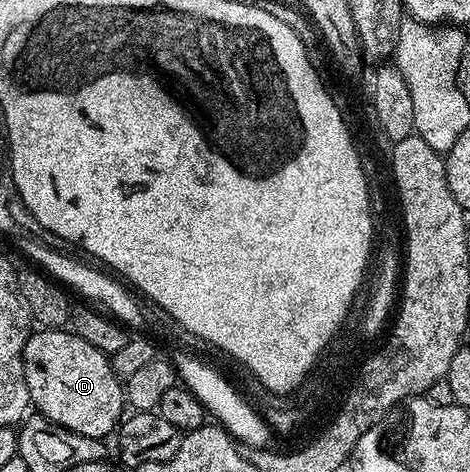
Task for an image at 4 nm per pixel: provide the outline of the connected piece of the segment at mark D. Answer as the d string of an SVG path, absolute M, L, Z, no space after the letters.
M39 328L36 331L36 334L35 331L28 333L23 349L25 384L34 409L72 434L80 434L83 438L106 439L106 434L116 429L117 423L125 414L125 386L113 372L110 357L81 340L81 336L70 329Z

